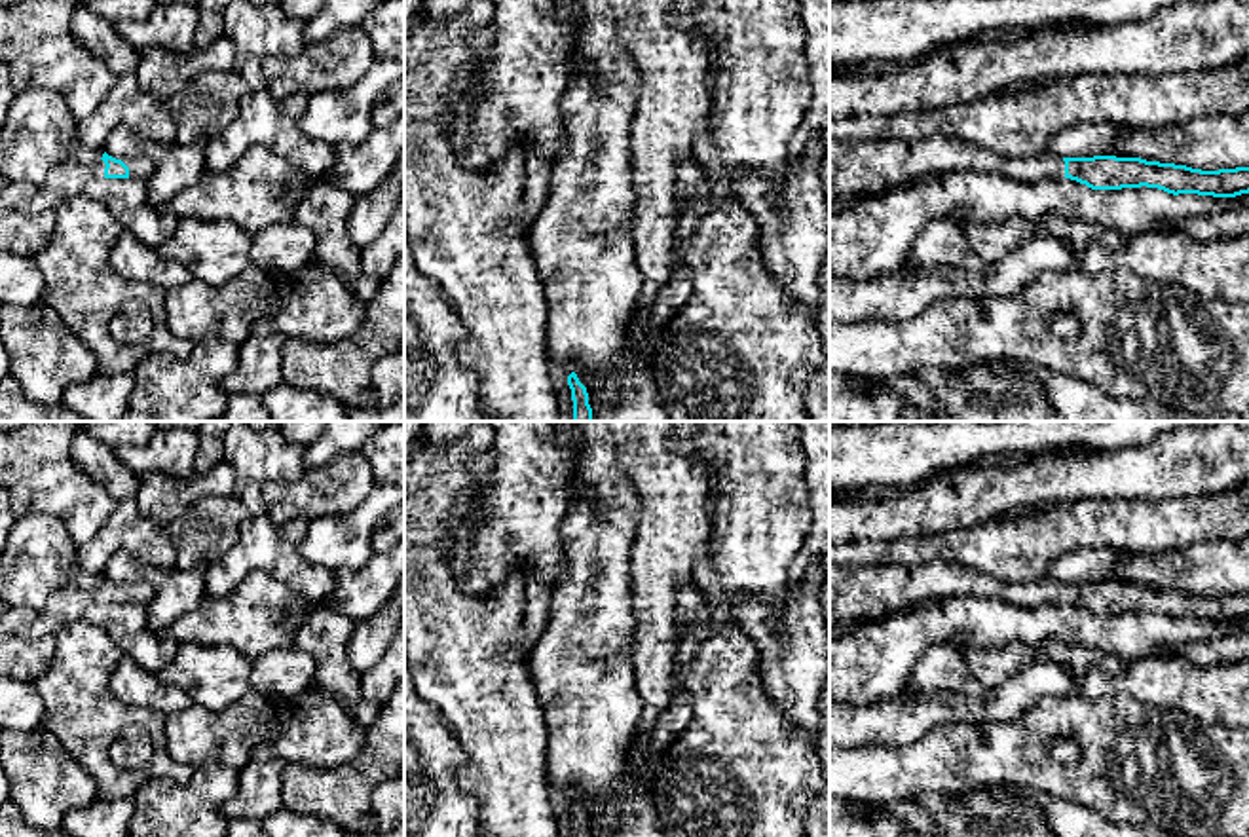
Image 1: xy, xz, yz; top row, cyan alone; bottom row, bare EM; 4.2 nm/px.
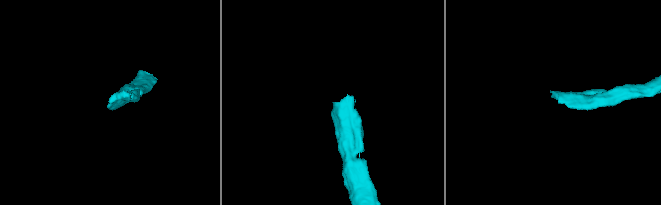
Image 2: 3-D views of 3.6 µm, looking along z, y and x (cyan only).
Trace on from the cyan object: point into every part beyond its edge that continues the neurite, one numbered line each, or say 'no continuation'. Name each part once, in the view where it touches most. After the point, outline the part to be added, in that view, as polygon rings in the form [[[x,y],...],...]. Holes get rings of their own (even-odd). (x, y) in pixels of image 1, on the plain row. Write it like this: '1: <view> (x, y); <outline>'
1: yz (862, 593); [[[943,560],[830,566],[830,623],[871,623],[943,596],[997,598],[1031,609],[1065,604],[1065,586],[1052,579],[1004,583]]]

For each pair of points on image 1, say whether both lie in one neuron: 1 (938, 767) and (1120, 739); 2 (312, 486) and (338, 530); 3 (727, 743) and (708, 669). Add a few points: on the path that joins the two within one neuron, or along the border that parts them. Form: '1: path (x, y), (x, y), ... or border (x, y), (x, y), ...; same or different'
1: path (984, 754), (1075, 748); same
2: border (369, 492), (348, 511), (319, 515), (310, 520); different
3: path (727, 724), (724, 688); same

